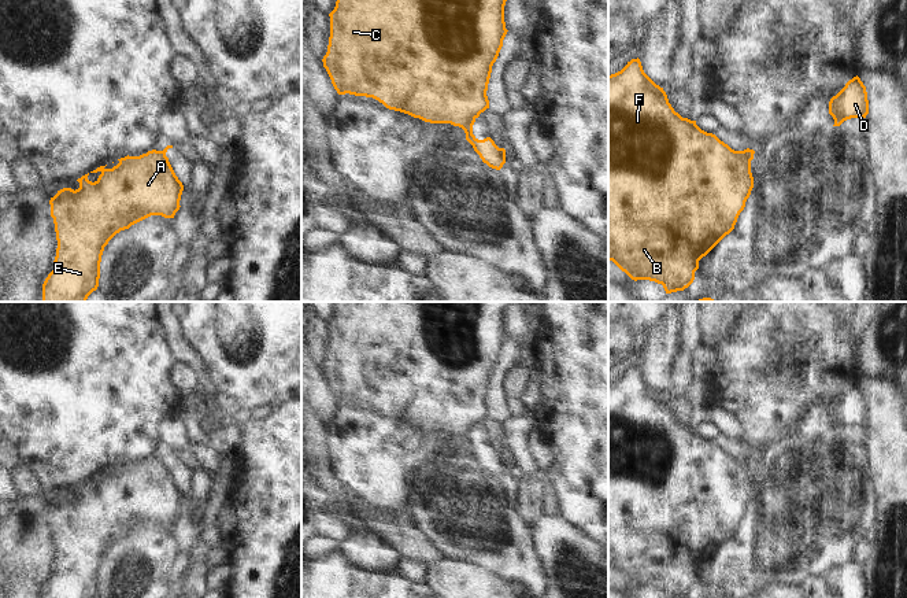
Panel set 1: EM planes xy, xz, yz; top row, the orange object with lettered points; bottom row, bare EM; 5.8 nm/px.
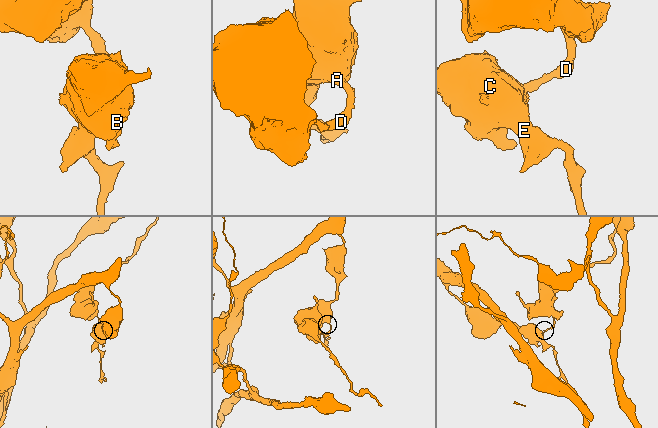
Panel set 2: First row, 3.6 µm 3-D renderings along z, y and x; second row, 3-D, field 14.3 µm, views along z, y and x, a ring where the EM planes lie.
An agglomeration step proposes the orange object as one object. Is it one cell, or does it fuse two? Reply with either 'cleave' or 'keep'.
cleave

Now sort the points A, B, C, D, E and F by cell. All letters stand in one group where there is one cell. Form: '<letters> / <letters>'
A B C E F / D

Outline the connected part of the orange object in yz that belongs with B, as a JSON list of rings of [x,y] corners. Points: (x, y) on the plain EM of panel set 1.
[[[632,366],[618,380],[608,383],[608,568],[612,568],[632,587],[649,587],[662,591],[664,598],[684,598],[695,587],[699,568],[706,564],[737,529],[754,495],[751,469],[732,457],[715,442],[701,438],[696,428],[682,425],[669,410],[667,402],[643,377],[640,366]]]

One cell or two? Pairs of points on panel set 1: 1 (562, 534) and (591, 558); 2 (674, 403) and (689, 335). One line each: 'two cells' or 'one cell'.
1: one cell
2: one cell

